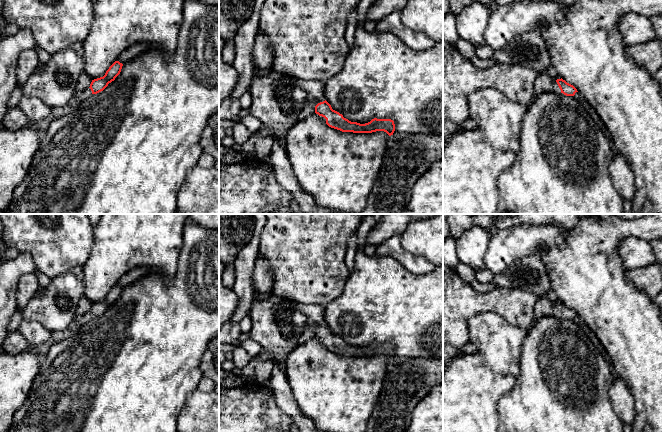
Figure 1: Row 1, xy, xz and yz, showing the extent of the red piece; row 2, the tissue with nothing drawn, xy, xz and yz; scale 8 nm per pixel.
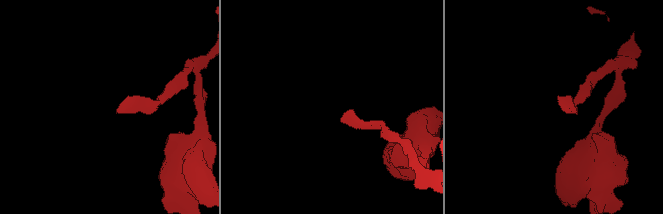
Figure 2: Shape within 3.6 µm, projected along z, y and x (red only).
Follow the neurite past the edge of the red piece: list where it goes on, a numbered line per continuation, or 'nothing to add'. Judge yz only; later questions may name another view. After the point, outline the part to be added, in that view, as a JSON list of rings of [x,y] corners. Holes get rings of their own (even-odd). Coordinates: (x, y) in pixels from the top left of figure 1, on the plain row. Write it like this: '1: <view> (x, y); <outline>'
1: yz (544, 307); [[[539,297],[534,306],[534,321],[545,316],[561,317],[561,314],[555,303],[547,297]]]

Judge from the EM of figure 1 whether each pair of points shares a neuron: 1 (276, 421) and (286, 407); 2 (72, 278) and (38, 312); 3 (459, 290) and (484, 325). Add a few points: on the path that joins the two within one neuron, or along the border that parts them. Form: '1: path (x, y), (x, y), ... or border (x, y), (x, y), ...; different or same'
1: border (272, 393), (275, 403), (294, 421); different
2: path (63, 287), (47, 303); same
3: border (500, 315), (473, 315), (469, 320), (469, 337); different

